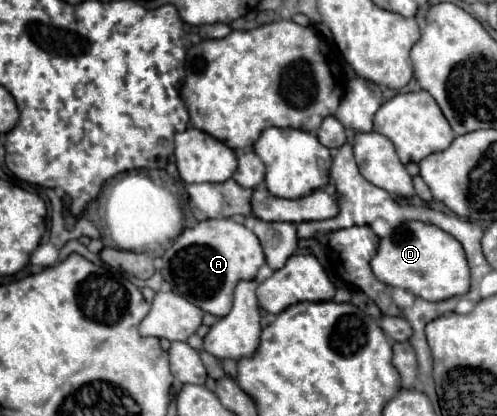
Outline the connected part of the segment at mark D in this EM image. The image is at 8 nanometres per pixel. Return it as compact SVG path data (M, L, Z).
M416 220L404 222L390 236L380 238L378 254L372 258L370 266L380 282L410 290L428 302L460 296L470 288L470 268L462 244L438 226Z

